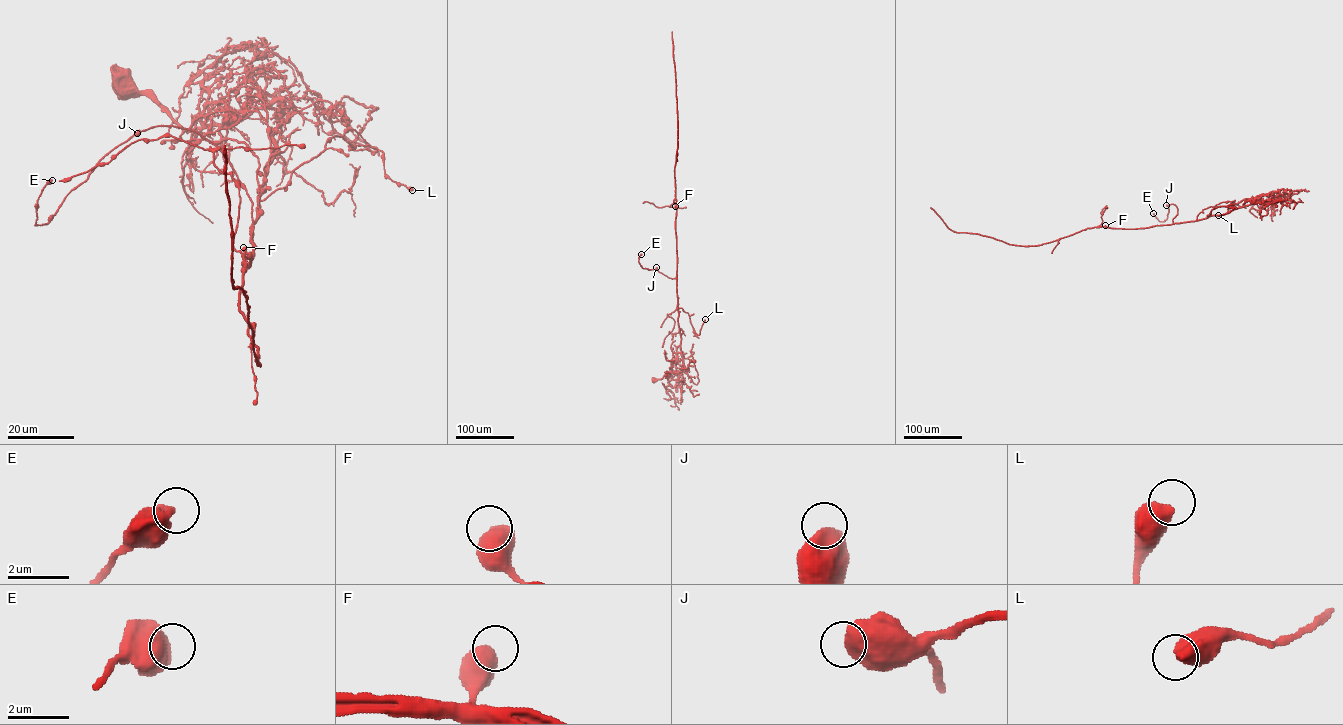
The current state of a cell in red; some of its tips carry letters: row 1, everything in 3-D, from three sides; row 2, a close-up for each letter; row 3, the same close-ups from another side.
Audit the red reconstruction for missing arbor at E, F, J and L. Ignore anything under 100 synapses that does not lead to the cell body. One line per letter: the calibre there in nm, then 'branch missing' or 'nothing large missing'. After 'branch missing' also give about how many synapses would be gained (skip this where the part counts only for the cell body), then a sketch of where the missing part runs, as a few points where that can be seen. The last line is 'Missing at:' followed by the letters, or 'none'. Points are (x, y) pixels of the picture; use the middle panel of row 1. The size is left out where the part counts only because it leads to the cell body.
E: 650 nm thick; nothing large missing
F: 650 nm thick; nothing large missing
J: 650 nm thick; nothing large missing
L: 550 nm thick; nothing large missing
Missing at: none

